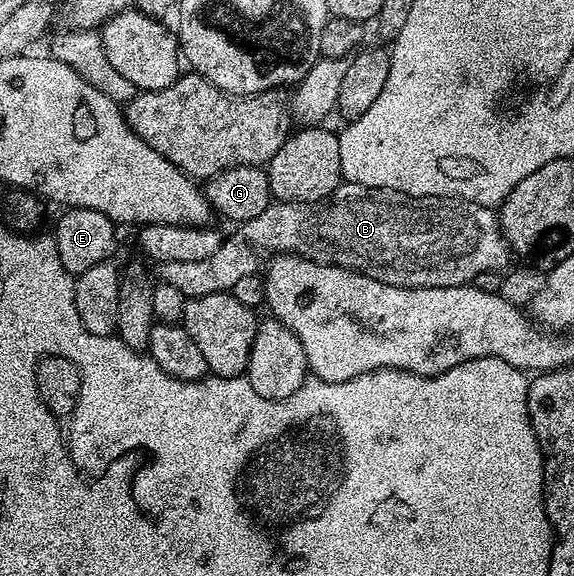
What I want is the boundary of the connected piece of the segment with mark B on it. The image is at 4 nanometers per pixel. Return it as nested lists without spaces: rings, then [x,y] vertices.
[[[341,183],[323,201],[273,200],[266,211],[262,211],[262,215],[243,222],[237,229],[240,230],[229,241],[228,238],[221,240],[214,255],[206,255],[206,259],[194,259],[194,263],[182,266],[185,298],[231,291],[242,275],[257,272],[256,248],[267,255],[294,253],[307,261],[317,261],[319,265],[341,265],[343,269],[356,269],[382,283],[401,285],[407,289],[467,285],[483,272],[503,270],[510,258],[508,241],[500,230],[500,218],[487,205],[446,197],[411,197],[405,193],[395,193],[393,189],[375,189],[351,183]]]

